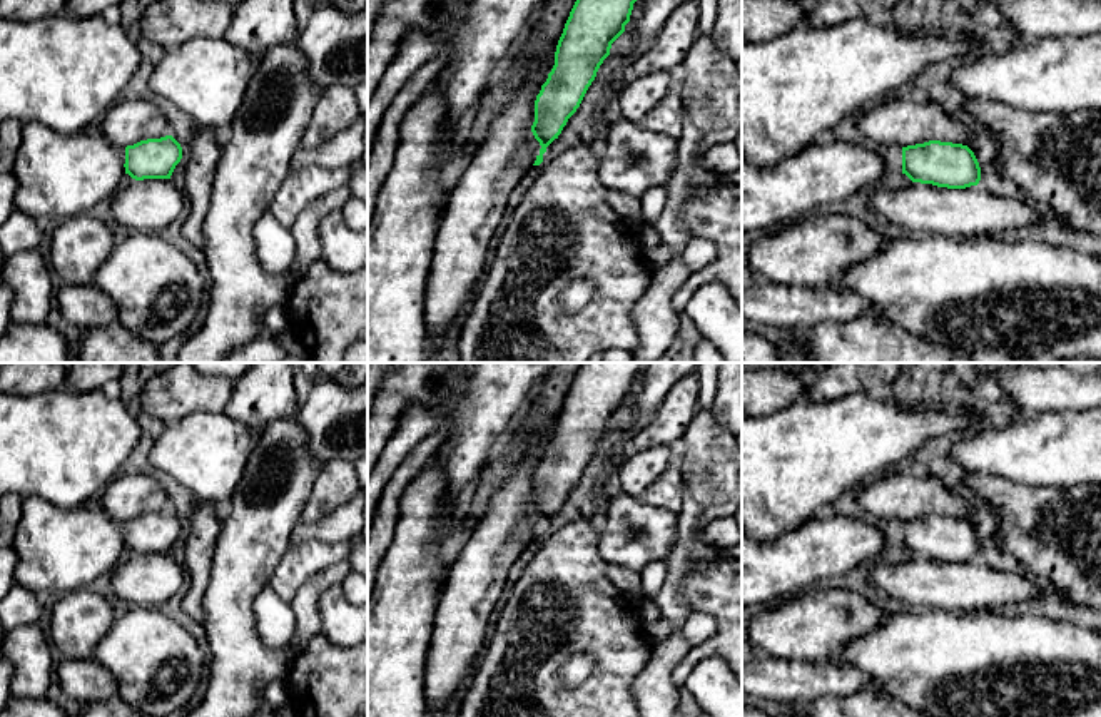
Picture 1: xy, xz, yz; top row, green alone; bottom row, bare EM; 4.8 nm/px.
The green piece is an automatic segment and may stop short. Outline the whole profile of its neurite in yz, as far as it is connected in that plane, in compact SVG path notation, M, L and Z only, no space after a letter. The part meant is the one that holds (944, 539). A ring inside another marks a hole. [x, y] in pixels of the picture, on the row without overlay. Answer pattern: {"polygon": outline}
{"polygon": "M941 515L902 521L902 548L912 557L947 563L966 563L981 555L974 526L967 520Z"}

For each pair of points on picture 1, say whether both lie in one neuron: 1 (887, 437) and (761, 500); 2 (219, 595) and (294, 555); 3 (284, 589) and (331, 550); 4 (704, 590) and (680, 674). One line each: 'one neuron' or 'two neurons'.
1: one neuron
2: two neurons
3: one neuron
4: one neuron

